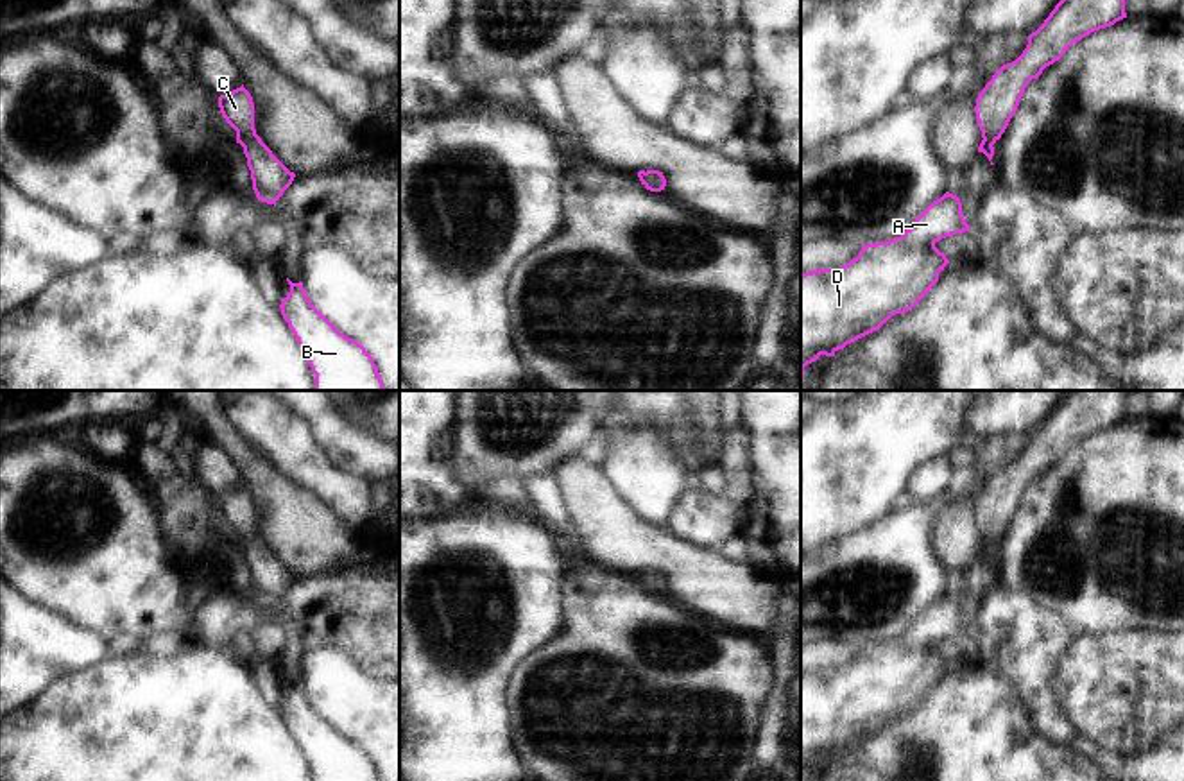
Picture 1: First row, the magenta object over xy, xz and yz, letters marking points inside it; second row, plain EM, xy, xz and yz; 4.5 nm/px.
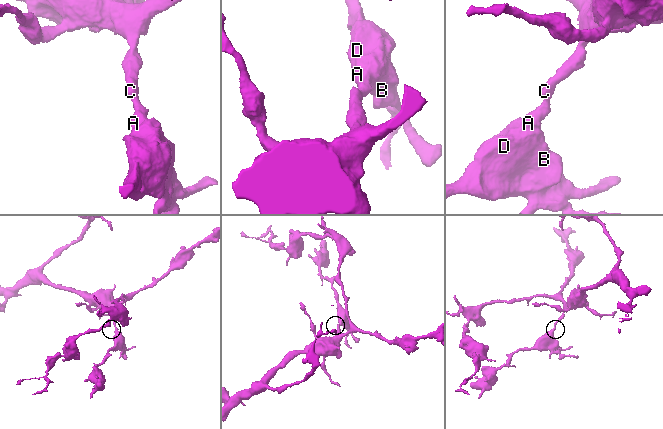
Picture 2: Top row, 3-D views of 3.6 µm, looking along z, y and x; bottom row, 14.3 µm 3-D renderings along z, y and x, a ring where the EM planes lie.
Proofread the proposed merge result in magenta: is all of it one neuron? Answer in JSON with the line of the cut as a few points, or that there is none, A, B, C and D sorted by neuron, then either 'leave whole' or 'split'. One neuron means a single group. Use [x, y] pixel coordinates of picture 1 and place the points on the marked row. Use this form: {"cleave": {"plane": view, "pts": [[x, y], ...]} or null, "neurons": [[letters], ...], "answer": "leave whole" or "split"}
{"cleave": null, "neurons": [["A", "B", "C", "D"]], "answer": "leave whole"}

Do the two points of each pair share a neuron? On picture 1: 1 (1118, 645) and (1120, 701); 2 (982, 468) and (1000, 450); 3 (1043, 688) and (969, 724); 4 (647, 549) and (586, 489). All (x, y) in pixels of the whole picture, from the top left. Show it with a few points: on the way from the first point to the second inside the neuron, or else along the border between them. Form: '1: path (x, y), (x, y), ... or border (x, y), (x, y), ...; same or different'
1: path (1118, 660), (1118, 686); same
2: path (986, 464), (996, 454); same
3: border (1003, 676), (1016, 685), (1041, 735); different
4: path (633, 536), (600, 504); same

